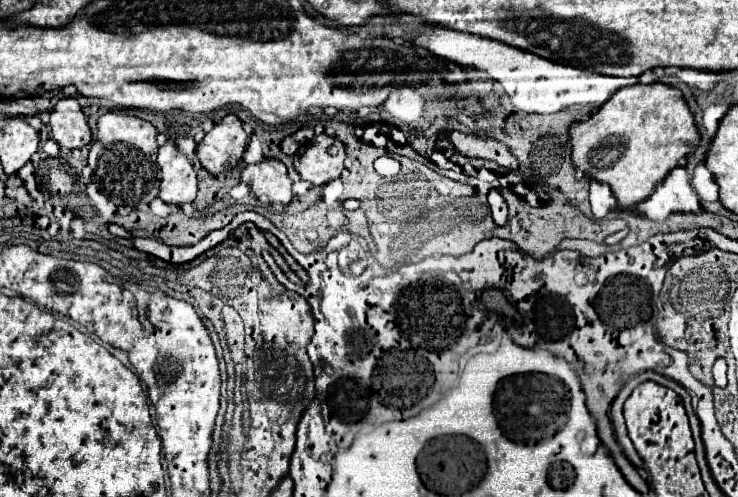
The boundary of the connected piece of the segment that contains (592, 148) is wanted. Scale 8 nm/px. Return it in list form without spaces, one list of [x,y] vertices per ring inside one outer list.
[[[635,83],[619,89],[587,121],[571,125],[569,137],[571,137],[571,161],[575,169],[599,183],[607,183],[623,209],[629,209],[639,201],[647,199],[653,193],[655,185],[673,167],[677,167],[683,157],[687,157],[693,151],[691,147],[699,145],[699,133],[693,121],[693,113],[685,103],[683,93],[665,83],[649,83],[649,85]]]

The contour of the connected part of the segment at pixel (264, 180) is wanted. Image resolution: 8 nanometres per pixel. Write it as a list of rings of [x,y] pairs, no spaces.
[[[265,159],[263,163],[247,165],[241,171],[241,181],[245,181],[257,197],[267,197],[269,203],[289,205],[293,199],[291,179],[281,161]]]

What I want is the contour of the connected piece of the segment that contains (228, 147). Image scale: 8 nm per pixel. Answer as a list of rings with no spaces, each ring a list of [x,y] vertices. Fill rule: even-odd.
[[[237,115],[223,117],[197,145],[197,157],[209,173],[221,173],[235,167],[249,143],[249,135],[243,131],[243,123]]]

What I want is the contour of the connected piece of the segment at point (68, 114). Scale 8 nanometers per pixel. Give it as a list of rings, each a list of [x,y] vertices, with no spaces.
[[[61,99],[49,121],[53,139],[67,149],[81,149],[91,143],[91,129],[77,99]]]

